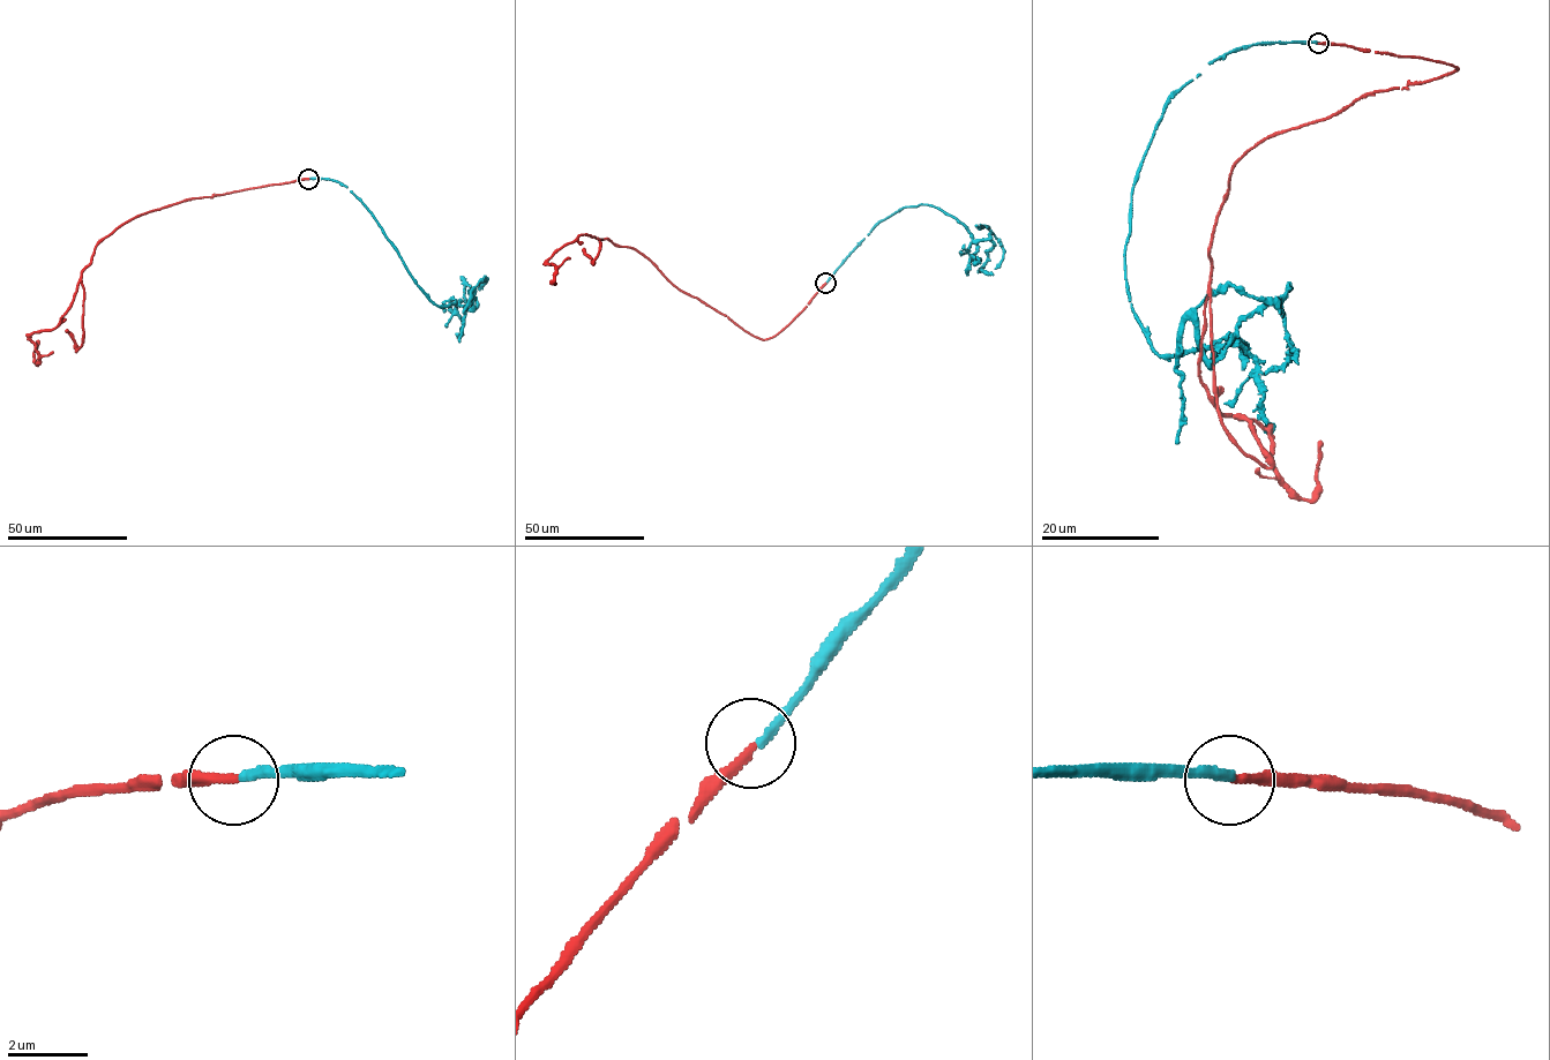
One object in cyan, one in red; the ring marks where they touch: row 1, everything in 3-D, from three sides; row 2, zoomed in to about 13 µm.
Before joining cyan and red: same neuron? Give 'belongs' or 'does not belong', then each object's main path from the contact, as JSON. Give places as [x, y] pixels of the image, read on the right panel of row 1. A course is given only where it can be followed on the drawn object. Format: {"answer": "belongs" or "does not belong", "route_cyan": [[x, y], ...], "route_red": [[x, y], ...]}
{"answer": "belongs", "route_cyan": [[1318, 43], [1211, 60], [1168, 100], [1142, 159], [1128, 300], [1159, 355], [1214, 353], [1190, 320], [1176, 444]], "route_red": [[1318, 43], [1458, 68], [1234, 166], [1199, 380], [1266, 429], [1278, 476], [1309, 500], [1320, 441]]}

